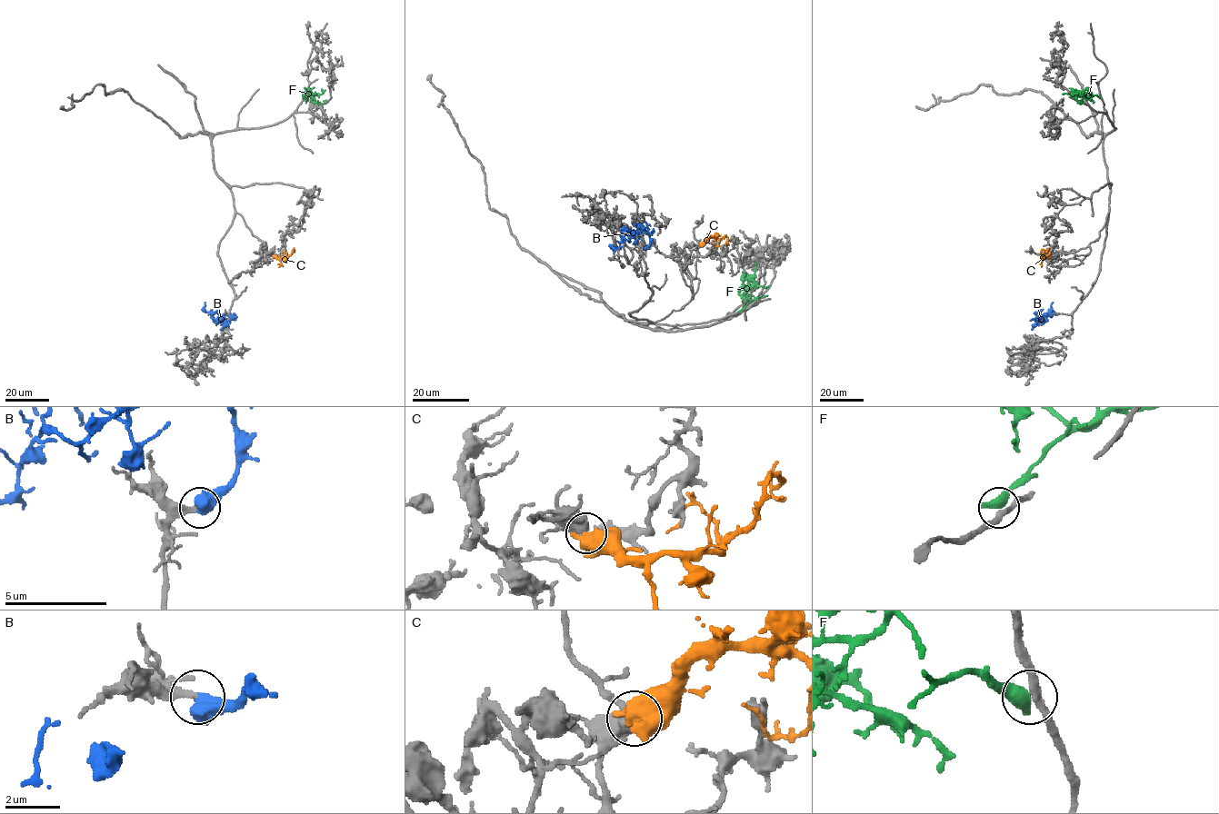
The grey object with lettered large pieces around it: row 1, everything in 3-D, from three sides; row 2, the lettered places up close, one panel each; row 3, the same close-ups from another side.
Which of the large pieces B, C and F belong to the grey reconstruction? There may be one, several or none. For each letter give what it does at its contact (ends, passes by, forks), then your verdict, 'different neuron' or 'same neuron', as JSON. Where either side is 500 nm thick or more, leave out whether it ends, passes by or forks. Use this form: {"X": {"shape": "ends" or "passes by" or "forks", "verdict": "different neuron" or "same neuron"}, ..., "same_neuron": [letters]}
{"B": {"verdict": "same neuron"}, "C": {"verdict": "different neuron"}, "F": {"verdict": "different neuron"}, "same_neuron": ["B"]}

